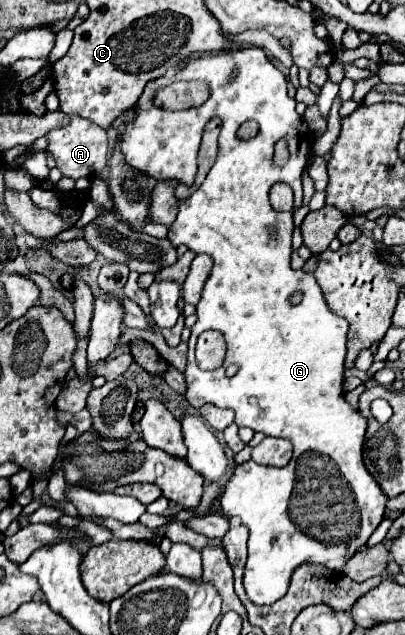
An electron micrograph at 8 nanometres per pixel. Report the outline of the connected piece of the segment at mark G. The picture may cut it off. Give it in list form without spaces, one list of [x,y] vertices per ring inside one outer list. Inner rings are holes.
[[[244,48],[244,50],[230,50],[230,52],[220,52],[220,54],[214,54],[214,56],[204,56],[204,58],[194,58],[186,64],[186,68],[182,68],[178,74],[174,74],[172,78],[158,78],[158,80],[152,80],[146,84],[144,88],[144,94],[140,96],[138,104],[136,104],[136,110],[138,110],[138,116],[134,122],[126,124],[126,130],[124,130],[124,136],[122,136],[122,154],[126,158],[126,162],[134,168],[138,168],[140,172],[156,178],[156,180],[166,180],[166,178],[172,178],[172,180],[178,180],[186,186],[192,186],[194,180],[196,180],[196,170],[198,170],[198,164],[196,164],[196,156],[198,156],[198,148],[200,148],[200,140],[202,140],[202,130],[204,130],[204,124],[208,120],[212,120],[214,116],[218,116],[222,120],[222,128],[220,128],[220,136],[218,136],[218,158],[214,162],[214,166],[210,168],[210,172],[206,174],[204,182],[198,186],[198,190],[194,190],[194,194],[188,198],[188,200],[182,200],[180,202],[180,212],[178,212],[178,218],[174,220],[174,224],[170,226],[170,232],[168,232],[168,238],[172,240],[174,246],[180,246],[180,244],[186,244],[190,250],[194,252],[208,252],[212,258],[214,258],[214,268],[212,268],[212,274],[210,274],[210,280],[206,280],[206,286],[202,290],[202,300],[198,302],[196,306],[196,314],[198,314],[198,322],[194,324],[192,328],[192,336],[188,340],[188,364],[186,364],[186,370],[184,370],[184,376],[186,376],[186,382],[188,382],[188,392],[186,392],[186,400],[194,406],[194,408],[200,408],[202,404],[216,404],[220,408],[230,408],[236,412],[236,424],[238,426],[248,426],[252,428],[254,432],[262,432],[266,436],[286,438],[292,442],[294,446],[294,456],[292,456],[292,462],[288,466],[282,466],[282,468],[272,468],[272,466],[260,466],[256,464],[253,460],[244,462],[240,464],[236,470],[234,470],[234,476],[232,480],[228,482],[224,494],[222,494],[222,510],[224,510],[224,516],[228,518],[240,518],[240,522],[250,530],[250,538],[248,538],[248,564],[246,564],[246,572],[244,572],[244,588],[246,588],[246,594],[248,598],[254,602],[254,604],[274,604],[276,600],[280,600],[286,590],[288,590],[288,584],[290,584],[290,578],[292,578],[292,572],[300,566],[300,564],[322,564],[326,568],[332,568],[336,572],[342,572],[344,564],[362,548],[366,546],[368,538],[372,536],[372,532],[378,528],[378,524],[382,522],[384,518],[384,512],[386,512],[386,502],[388,498],[384,498],[380,486],[376,484],[376,480],[372,478],[372,474],[366,472],[366,466],[364,466],[364,458],[362,458],[362,444],[364,444],[364,434],[366,434],[366,418],[354,410],[346,400],[344,400],[344,388],[342,388],[342,382],[344,382],[344,356],[346,356],[346,332],[348,332],[348,322],[340,316],[336,316],[330,308],[328,308],[328,302],[324,300],[322,292],[320,292],[320,286],[316,284],[314,276],[304,272],[304,270],[292,270],[290,266],[290,254],[292,254],[292,230],[294,230],[294,222],[292,222],[292,212],[276,212],[272,210],[270,202],[268,202],[268,190],[274,182],[286,182],[292,186],[294,190],[294,210],[302,206],[302,170],[306,168],[306,162],[308,162],[308,154],[312,150],[312,134],[306,130],[304,126],[304,120],[296,114],[296,100],[288,96],[286,92],[288,84],[286,84],[286,78],[284,74],[274,68],[274,64],[266,58],[266,54],[260,50],[260,48]],[[192,80],[198,80],[198,82],[206,82],[210,86],[210,98],[198,106],[198,108],[188,108],[188,110],[182,110],[182,112],[170,112],[170,110],[160,110],[152,104],[156,92],[164,86],[170,86],[172,82],[192,82]],[[246,120],[254,120],[260,124],[260,130],[256,134],[256,138],[252,140],[240,140],[236,136],[236,130],[240,128],[242,122]],[[284,138],[288,142],[288,150],[290,150],[290,160],[282,166],[282,168],[276,168],[272,166],[272,152],[274,152],[274,144]],[[296,290],[300,290],[304,294],[302,302],[298,306],[292,306],[290,304],[290,294],[294,294]],[[204,330],[220,330],[226,338],[226,344],[228,344],[228,352],[226,352],[226,360],[224,364],[218,368],[218,370],[212,370],[212,372],[204,372],[198,368],[196,360],[194,360],[194,346],[196,346],[196,338],[204,332]],[[230,364],[238,364],[238,372],[232,376],[232,378],[226,378],[226,368]]]

